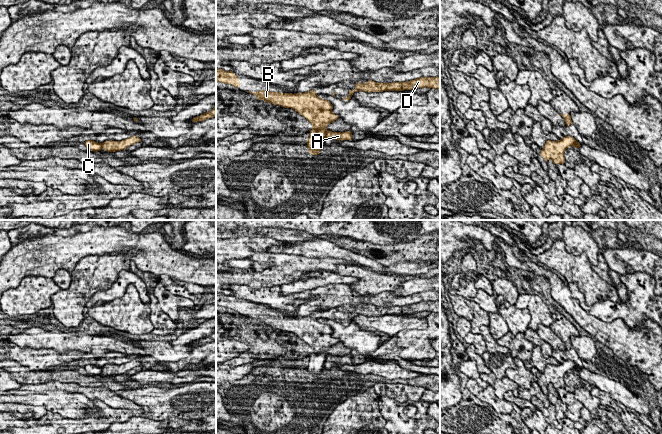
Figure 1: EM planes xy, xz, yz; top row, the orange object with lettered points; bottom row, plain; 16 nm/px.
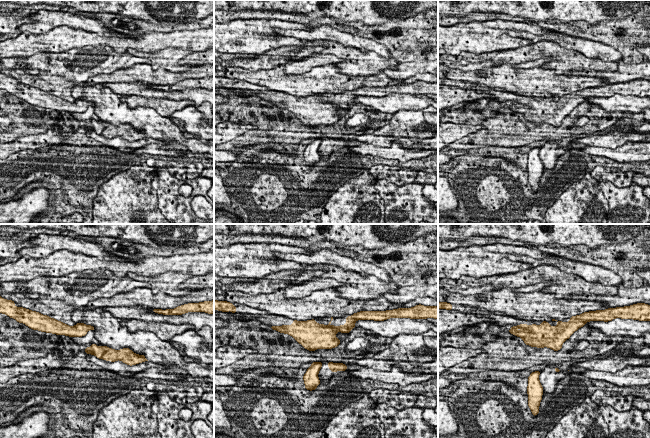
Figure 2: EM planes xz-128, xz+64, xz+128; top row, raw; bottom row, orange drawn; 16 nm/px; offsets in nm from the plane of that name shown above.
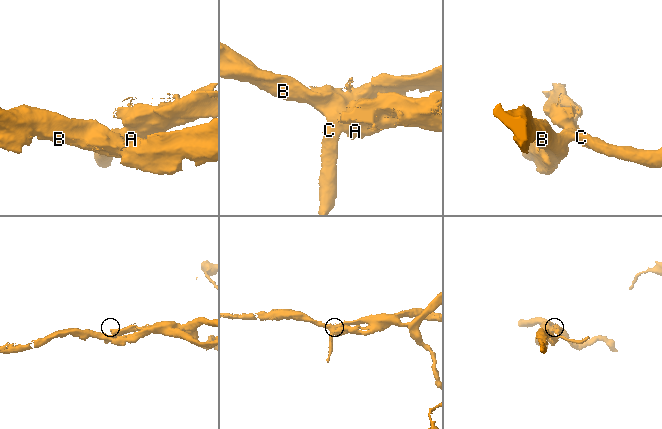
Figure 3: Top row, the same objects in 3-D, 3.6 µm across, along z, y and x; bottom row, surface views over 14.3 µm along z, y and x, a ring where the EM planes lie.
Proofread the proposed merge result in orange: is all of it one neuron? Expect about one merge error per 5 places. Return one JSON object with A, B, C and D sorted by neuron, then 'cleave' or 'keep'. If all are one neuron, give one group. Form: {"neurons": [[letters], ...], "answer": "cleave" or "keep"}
{"neurons": [["A"], ["B", "C", "D"]], "answer": "cleave"}

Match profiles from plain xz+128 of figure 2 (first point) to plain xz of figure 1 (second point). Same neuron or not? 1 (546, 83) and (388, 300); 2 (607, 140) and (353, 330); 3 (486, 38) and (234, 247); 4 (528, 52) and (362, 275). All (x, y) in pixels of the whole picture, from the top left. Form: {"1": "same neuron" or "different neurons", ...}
{"1": "same neuron", "2": "different neurons", "3": "same neuron", "4": "same neuron"}

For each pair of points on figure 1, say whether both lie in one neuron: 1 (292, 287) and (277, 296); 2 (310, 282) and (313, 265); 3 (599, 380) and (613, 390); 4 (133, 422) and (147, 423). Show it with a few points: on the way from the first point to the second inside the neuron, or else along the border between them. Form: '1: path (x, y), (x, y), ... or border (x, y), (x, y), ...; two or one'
1: border (279, 286), (280, 292), (283, 295); two
2: border (331, 270), (308, 271), (296, 280), (291, 281); two
3: path (602, 382), (610, 387); one
4: path (136, 423), (144, 423); one

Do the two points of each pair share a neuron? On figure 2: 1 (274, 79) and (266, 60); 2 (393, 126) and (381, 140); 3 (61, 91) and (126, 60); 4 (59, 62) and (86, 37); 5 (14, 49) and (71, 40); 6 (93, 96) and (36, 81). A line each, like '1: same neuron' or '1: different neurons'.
1: different neurons
2: same neuron
3: same neuron
4: different neurons
5: same neuron
6: different neurons

